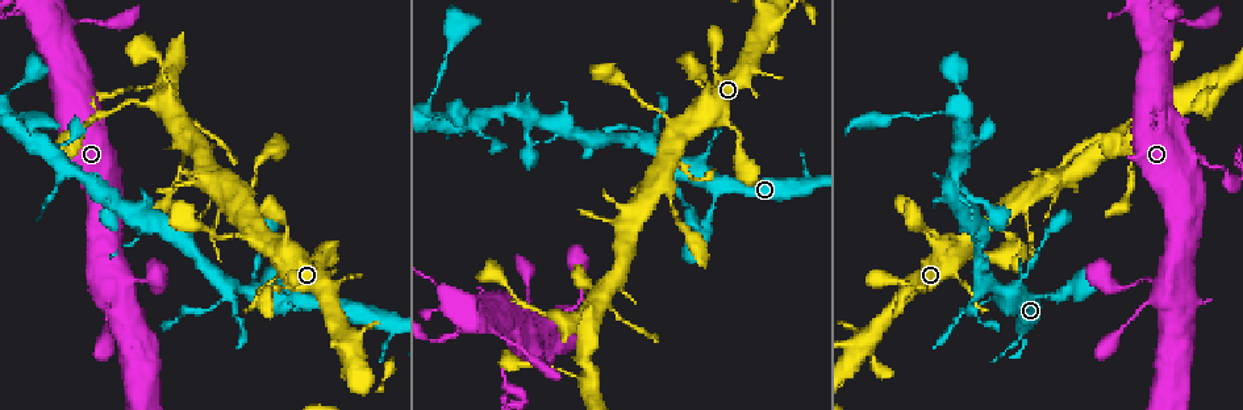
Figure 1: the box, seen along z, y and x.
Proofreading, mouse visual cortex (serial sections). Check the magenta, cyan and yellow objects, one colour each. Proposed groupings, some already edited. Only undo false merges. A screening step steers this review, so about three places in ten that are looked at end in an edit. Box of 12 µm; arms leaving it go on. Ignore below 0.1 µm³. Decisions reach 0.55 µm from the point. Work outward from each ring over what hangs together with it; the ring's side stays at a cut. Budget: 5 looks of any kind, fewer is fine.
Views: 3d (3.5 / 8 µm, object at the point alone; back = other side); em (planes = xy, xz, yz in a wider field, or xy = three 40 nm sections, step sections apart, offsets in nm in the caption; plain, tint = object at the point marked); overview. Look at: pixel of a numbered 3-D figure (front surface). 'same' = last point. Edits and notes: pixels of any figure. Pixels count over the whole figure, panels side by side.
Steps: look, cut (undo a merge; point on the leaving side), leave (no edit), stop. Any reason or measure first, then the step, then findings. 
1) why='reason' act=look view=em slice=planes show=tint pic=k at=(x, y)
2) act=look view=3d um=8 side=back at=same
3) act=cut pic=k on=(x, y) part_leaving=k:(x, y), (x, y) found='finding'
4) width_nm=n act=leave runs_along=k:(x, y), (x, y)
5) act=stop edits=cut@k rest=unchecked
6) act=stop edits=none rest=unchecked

why='thick turns thin' act=look view=3d um=3.5 pic=1 at=(491, 328)

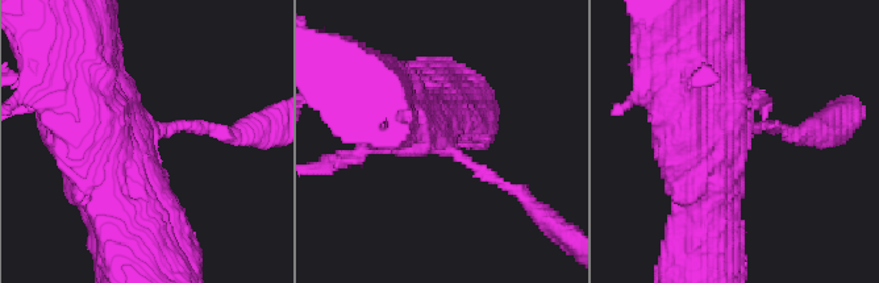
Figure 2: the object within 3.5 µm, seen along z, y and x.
why='now the EM' act=look view=em slice=xy step=2 show=tint pic=2 at=(441, 140)

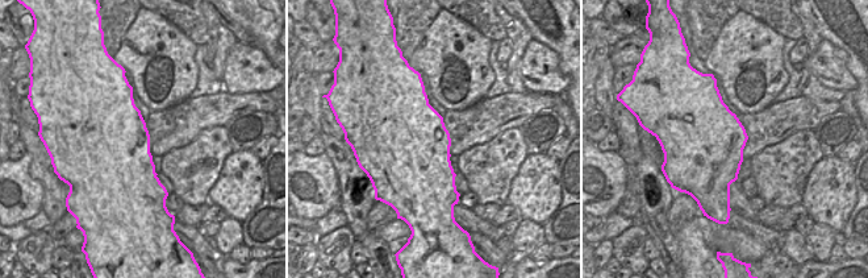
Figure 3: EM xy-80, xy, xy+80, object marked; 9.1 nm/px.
act=look view=em slice=xy step=5 show=tint at=same

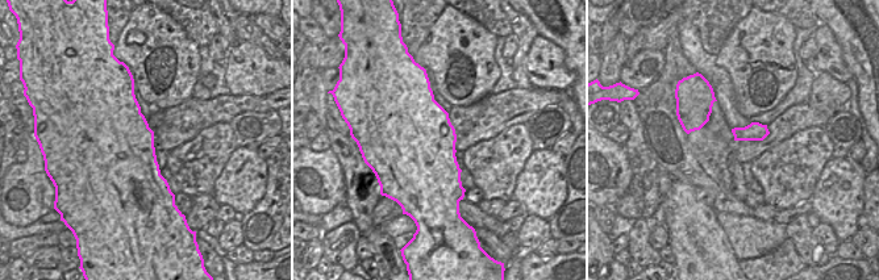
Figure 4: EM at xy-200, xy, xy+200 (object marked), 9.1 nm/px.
width_nm=750 act=leave runs_along=2:(124, 208), (124, 155), (50, 83) found='all the same cell'

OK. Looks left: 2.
why='sharp bend' act=look view=3d um=3.5 pic=1 at=(1190, 159)

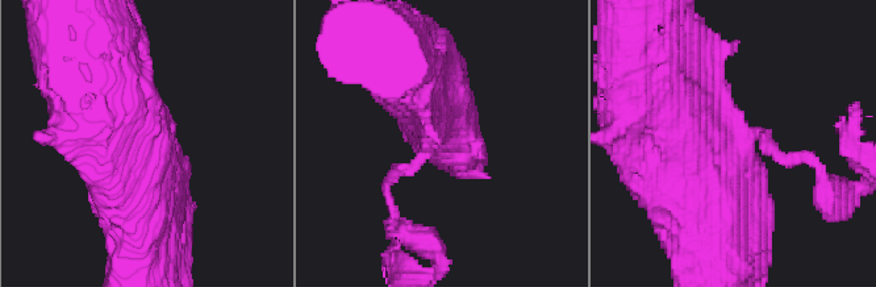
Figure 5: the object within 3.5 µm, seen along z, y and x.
why='now the EM' act=look view=em slice=xy step=2 show=tint pic=5 at=(735, 135)

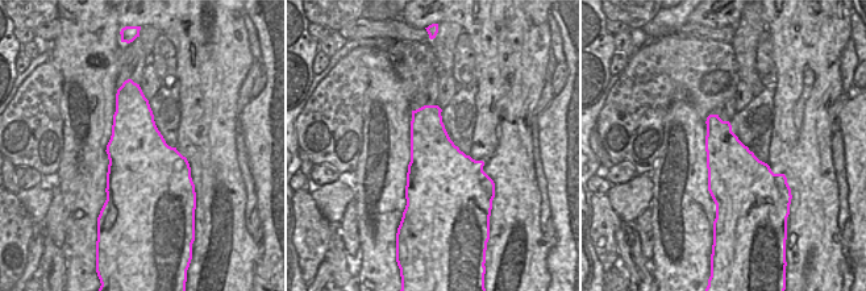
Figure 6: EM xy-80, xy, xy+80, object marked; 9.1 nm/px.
width_nm=600 act=leave runs_along=5:(672, 140), (793, 156) found='one cell here'

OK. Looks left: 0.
act=stop edits=none rest=unchecked

